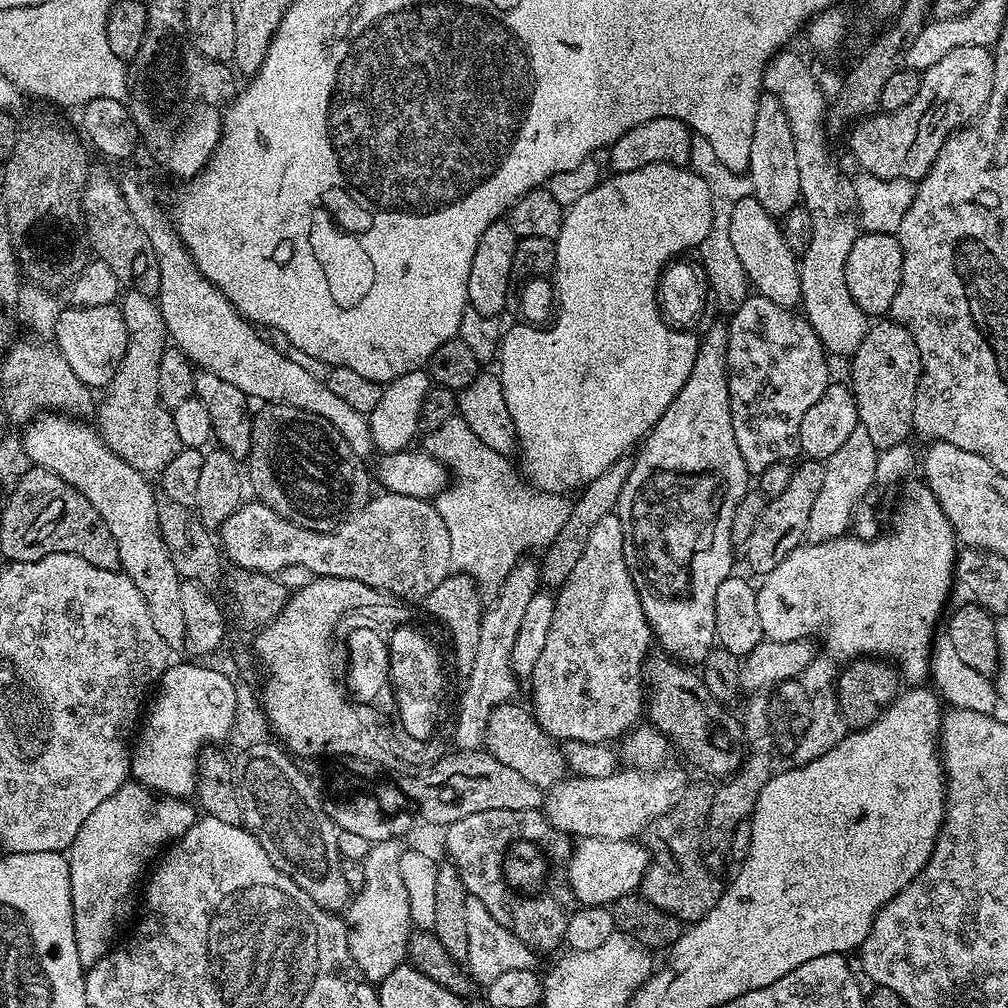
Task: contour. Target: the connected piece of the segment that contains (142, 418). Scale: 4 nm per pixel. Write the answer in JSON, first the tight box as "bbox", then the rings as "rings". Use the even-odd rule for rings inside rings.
{"bbox":[98,291,182,474],"rings":[[[125,291],[118,307],[126,322],[126,354],[103,393],[98,428],[109,450],[118,454],[122,462],[139,472],[158,474],[182,447],[171,411],[164,407],[158,394],[158,362],[162,362],[164,349],[170,344],[166,322],[159,303],[144,294]]]}

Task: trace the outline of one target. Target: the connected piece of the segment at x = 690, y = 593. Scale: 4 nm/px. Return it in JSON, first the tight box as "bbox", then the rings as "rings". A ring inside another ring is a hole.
{"bbox":[615,322,750,666],"rings":[[[717,322],[699,337],[699,342],[690,378],[686,378],[686,386],[678,390],[666,414],[658,418],[651,432],[644,437],[615,510],[622,522],[628,573],[638,590],[655,643],[659,647],[661,644],[672,655],[669,657],[688,666],[699,665],[716,644],[714,598],[718,595],[718,586],[722,586],[722,582],[734,572],[730,522],[734,522],[738,502],[742,502],[750,490],[750,473],[742,458],[742,450],[738,450],[738,438],[734,438],[734,422],[730,414],[728,329]]]}

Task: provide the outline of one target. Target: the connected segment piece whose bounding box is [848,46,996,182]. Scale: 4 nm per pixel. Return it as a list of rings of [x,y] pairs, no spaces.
[[[958,46],[958,50],[950,50],[946,58],[923,72],[918,94],[914,94],[910,106],[897,112],[880,112],[851,125],[848,148],[860,163],[859,171],[883,180],[923,180],[948,137],[980,115],[990,98],[995,77],[992,48]]]

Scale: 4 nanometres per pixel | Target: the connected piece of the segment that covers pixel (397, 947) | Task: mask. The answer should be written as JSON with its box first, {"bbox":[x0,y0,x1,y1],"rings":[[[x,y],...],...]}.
{"bbox":[346,838,414,986],"rings":[[[393,838],[373,844],[368,857],[362,862],[364,883],[359,885],[357,892],[360,893],[351,897],[346,909],[350,954],[360,973],[373,986],[378,986],[408,960],[408,942],[414,931],[410,902],[399,870],[400,843],[399,839]]]}

